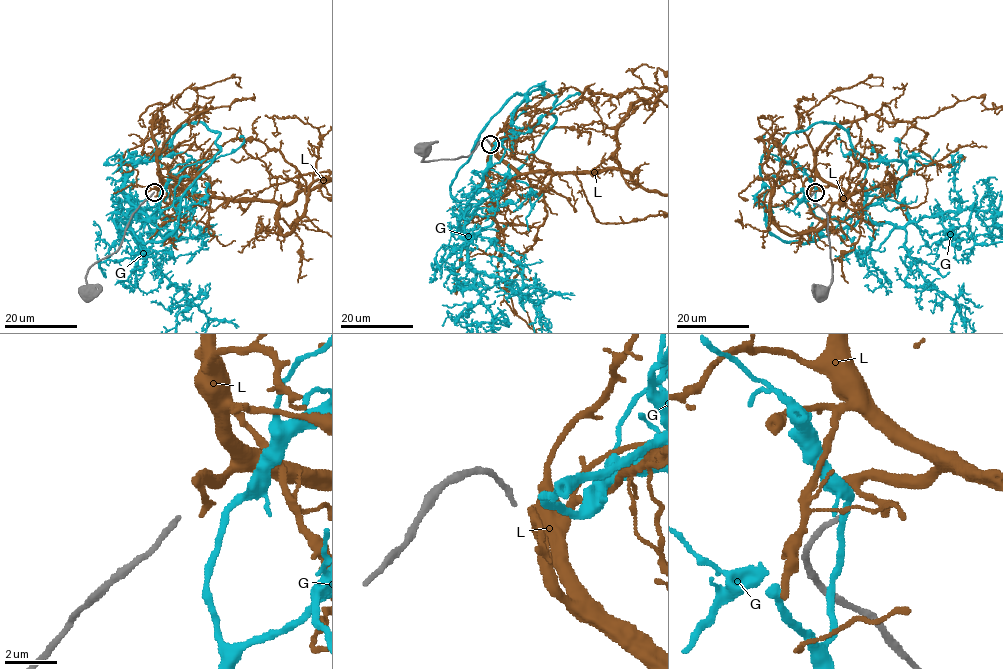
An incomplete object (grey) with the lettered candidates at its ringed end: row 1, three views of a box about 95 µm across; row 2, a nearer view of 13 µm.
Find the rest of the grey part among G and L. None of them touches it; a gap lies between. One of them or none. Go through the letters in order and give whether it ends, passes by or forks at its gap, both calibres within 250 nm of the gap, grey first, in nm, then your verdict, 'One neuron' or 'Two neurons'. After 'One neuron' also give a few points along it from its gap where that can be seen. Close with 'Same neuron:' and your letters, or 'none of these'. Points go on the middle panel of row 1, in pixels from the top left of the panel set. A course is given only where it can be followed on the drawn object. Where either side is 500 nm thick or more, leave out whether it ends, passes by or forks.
G: It passes by. Thickness 200 nm (grey) against 240 nm. Two neurons
L: It passes by. Thickness 200 nm (grey) against 260 nm. Two neurons
Same neuron: none of these

